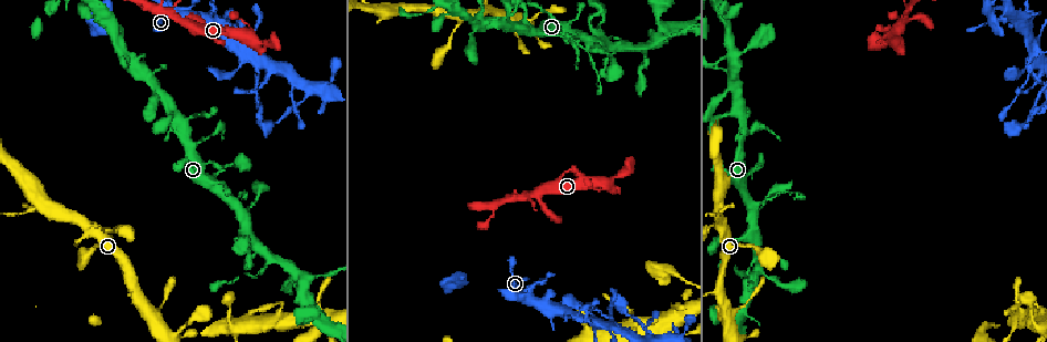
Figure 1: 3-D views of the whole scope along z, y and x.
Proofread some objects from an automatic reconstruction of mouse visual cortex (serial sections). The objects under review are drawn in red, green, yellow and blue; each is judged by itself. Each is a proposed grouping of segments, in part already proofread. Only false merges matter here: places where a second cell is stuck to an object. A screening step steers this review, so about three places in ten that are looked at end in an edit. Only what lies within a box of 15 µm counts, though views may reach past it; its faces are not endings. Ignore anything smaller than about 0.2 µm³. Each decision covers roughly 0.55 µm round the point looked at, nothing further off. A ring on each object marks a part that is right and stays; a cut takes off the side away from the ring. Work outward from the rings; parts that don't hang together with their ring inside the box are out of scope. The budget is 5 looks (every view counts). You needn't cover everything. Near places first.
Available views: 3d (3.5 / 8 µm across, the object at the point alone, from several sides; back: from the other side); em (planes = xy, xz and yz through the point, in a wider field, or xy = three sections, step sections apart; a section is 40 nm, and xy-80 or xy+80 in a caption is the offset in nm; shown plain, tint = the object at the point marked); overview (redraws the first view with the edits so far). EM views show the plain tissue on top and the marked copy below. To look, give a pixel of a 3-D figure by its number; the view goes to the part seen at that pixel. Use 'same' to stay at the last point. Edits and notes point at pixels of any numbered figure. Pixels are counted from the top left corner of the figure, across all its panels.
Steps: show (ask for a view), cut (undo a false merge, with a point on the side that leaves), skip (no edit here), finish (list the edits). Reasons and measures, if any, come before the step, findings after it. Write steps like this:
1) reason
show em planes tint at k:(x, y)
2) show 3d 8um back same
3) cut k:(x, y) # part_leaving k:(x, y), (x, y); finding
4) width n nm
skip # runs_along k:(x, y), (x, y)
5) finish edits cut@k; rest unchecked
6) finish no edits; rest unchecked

abrupt turn
show em xy step 1 tint at 1:(520, 197)

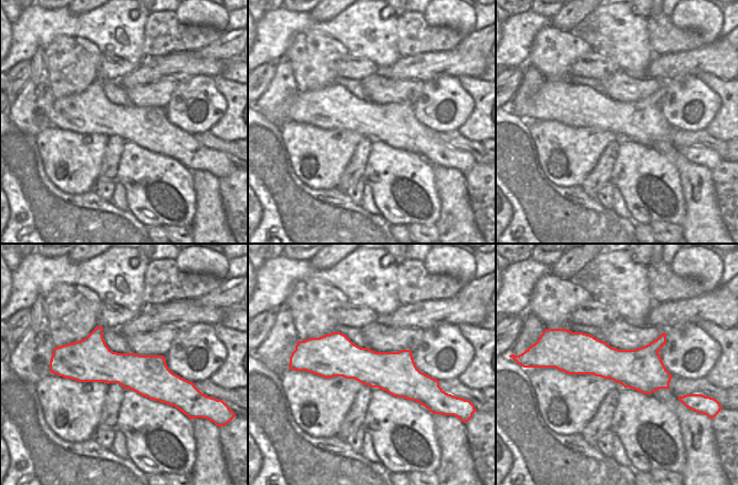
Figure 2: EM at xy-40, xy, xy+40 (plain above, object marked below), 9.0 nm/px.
show 3d 3.5um same

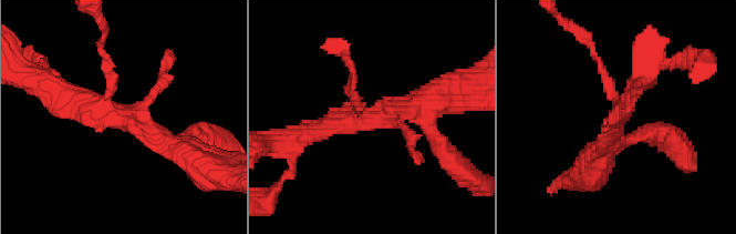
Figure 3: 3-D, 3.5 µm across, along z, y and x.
arms 4; arm_widths 150, 150, 250, 350 nm
skip # runs_along 3:(190, 155), (68, 91); one cell here

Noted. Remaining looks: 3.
abrupt turn
show 3d 3.5um at 1:(1033, 48)

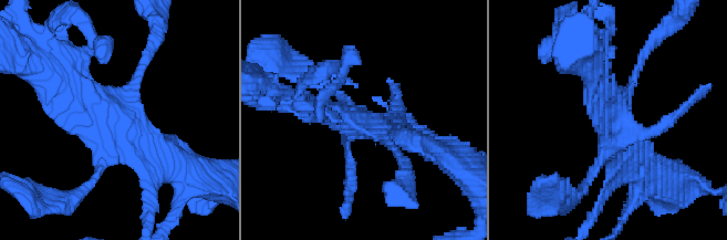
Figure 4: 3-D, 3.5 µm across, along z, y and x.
skip # runs_along 4:(59, 82), (90, 93), (177, 160); all the same cell

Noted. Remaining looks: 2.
finish no edits; rest unchecked

